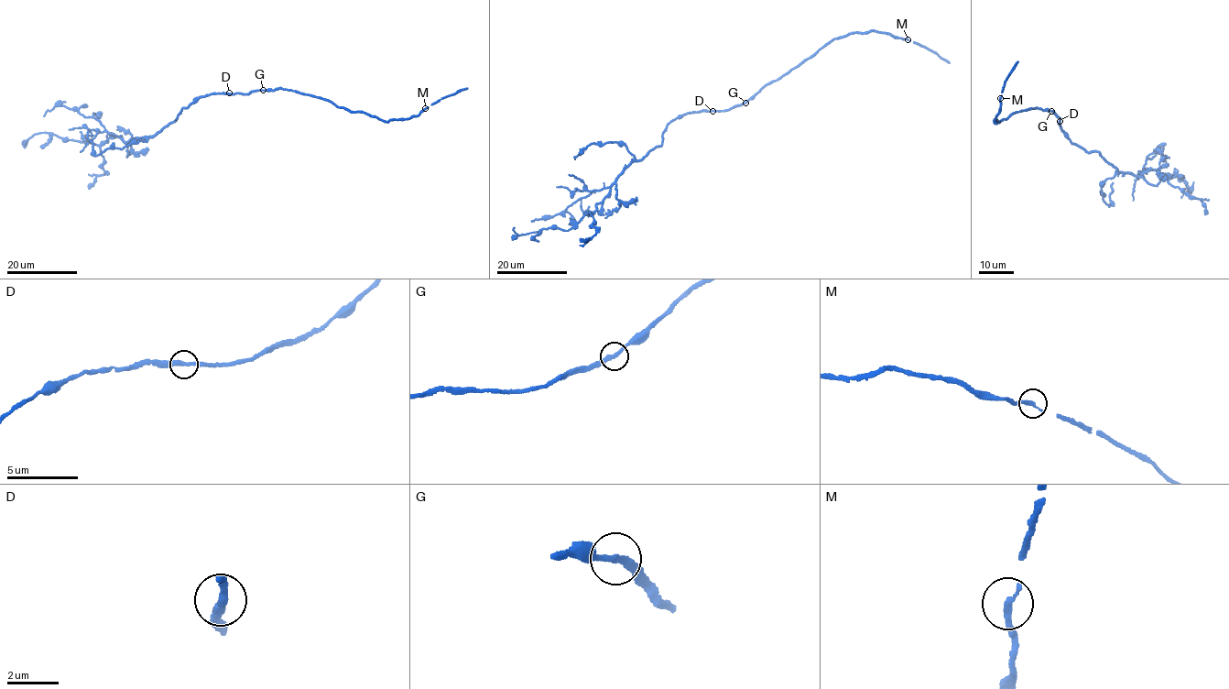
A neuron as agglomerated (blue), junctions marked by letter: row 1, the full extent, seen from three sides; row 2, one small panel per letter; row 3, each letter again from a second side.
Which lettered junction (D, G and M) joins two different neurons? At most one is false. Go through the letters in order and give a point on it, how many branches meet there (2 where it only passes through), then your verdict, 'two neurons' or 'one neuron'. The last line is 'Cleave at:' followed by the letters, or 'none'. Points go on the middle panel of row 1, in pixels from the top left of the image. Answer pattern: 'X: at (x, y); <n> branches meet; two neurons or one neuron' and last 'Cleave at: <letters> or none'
D: at (712, 111); 2 branches meet; one neuron
G: at (745, 103); 2 branches meet; one neuron
M: at (908, 39); 1 branches meet; one neuron
Cleave at: none

